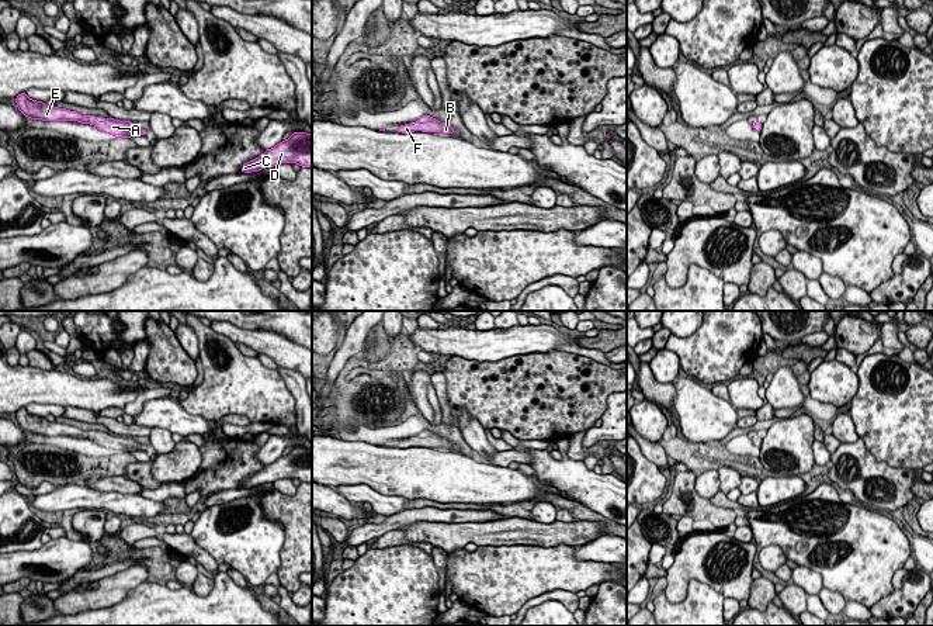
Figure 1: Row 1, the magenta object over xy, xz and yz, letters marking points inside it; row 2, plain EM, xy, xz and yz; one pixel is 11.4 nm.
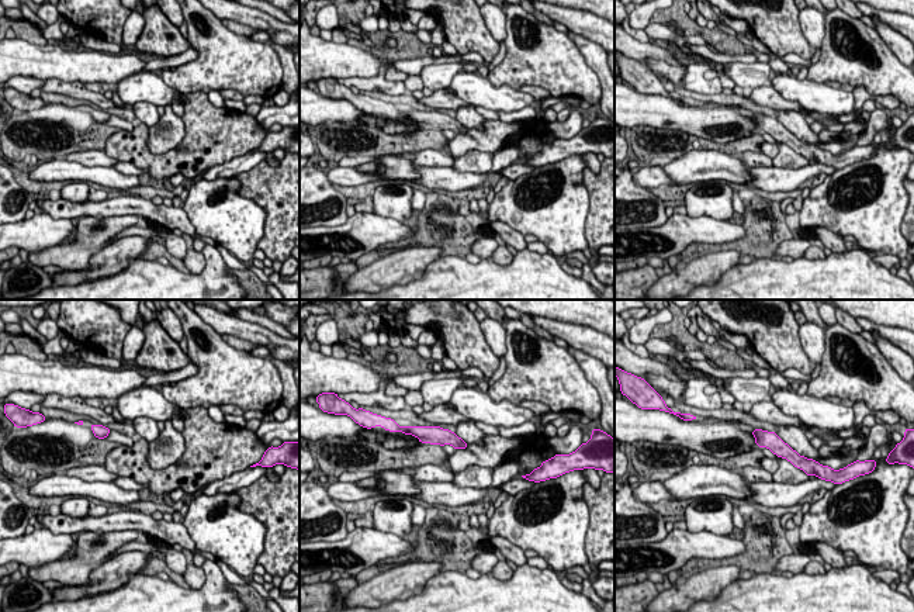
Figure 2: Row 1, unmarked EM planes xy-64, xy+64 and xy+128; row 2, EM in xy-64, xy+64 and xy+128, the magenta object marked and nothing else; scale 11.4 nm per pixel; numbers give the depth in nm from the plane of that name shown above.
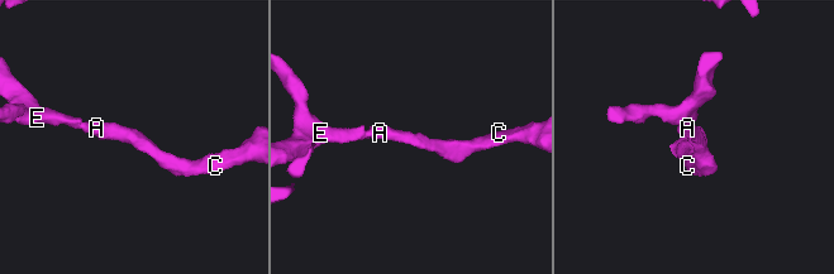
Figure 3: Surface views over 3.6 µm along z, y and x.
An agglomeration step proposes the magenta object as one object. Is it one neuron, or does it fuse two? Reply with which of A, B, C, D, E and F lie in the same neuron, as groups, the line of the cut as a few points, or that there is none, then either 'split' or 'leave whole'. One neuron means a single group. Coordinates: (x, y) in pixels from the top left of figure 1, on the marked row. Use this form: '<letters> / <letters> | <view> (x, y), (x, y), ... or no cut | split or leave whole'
A B C D E F | no cut | leave whole

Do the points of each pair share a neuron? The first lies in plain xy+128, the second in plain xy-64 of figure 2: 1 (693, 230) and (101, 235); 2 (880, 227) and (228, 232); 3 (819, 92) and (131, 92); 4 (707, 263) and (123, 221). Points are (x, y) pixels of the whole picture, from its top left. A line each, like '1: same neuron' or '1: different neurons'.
1: different neurons
2: same neuron
3: same neuron
4: different neurons

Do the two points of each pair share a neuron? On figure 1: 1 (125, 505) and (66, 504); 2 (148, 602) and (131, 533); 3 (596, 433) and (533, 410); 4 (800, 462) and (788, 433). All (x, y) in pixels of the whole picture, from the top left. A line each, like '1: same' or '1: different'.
1: same
2: different
3: different
4: same

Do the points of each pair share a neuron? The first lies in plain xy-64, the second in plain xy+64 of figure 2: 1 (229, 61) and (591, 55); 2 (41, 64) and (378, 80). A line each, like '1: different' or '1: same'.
1: different
2: different

